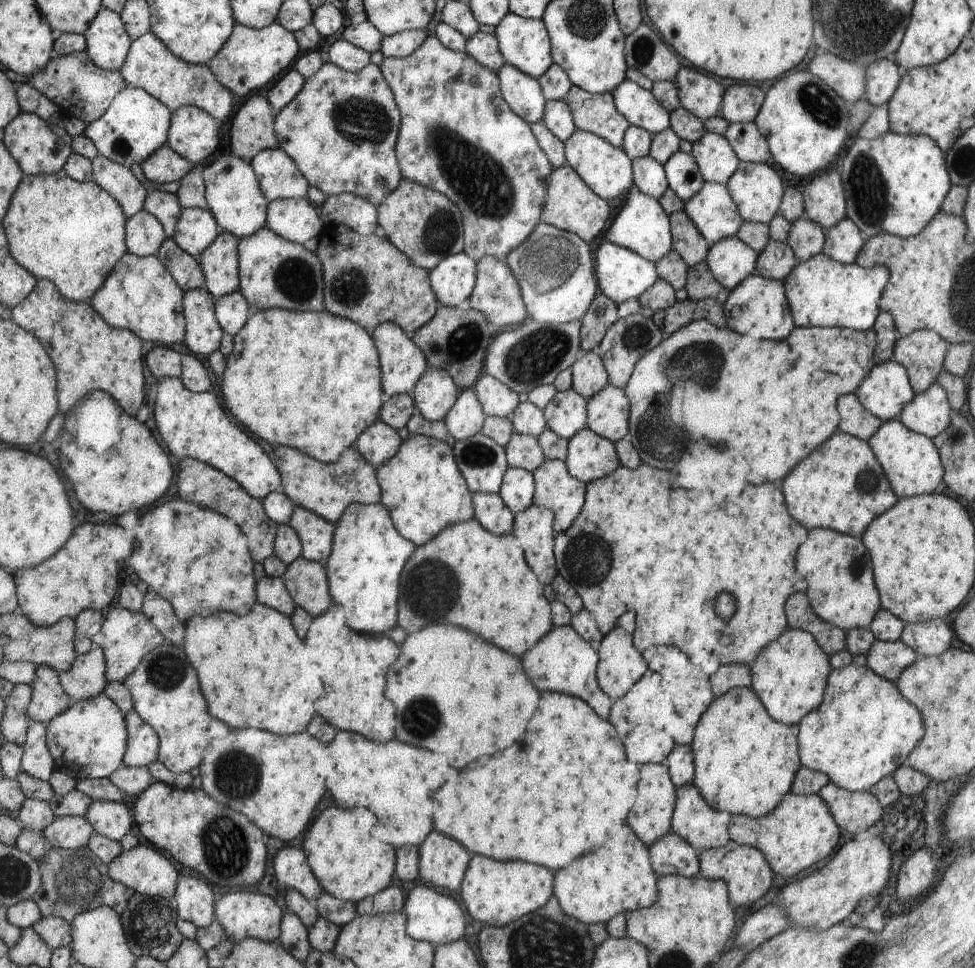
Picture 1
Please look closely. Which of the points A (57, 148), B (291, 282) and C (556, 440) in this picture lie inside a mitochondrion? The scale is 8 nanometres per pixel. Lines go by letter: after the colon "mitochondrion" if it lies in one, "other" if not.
A: other
B: mitochondrion
C: other

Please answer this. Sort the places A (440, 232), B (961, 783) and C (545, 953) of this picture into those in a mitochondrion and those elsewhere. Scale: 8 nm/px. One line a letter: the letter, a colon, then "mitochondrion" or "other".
A: mitochondrion
B: other
C: mitochondrion

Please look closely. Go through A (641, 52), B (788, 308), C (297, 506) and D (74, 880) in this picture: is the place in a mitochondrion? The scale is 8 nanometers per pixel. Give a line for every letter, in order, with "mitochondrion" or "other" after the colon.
A: mitochondrion
B: other
C: other
D: mitochondrion

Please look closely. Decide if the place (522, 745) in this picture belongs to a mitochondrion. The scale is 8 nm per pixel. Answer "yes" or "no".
no

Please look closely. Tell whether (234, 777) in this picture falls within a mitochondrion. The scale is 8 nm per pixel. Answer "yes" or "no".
yes

